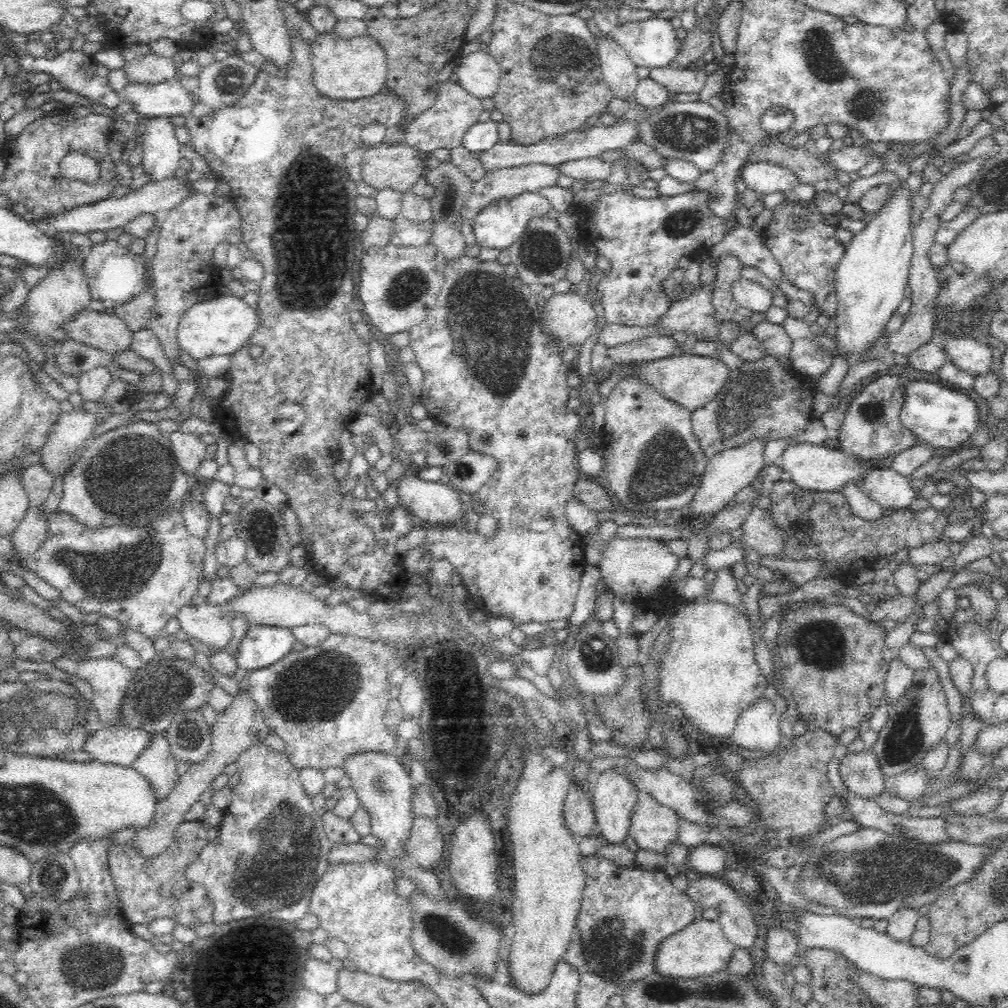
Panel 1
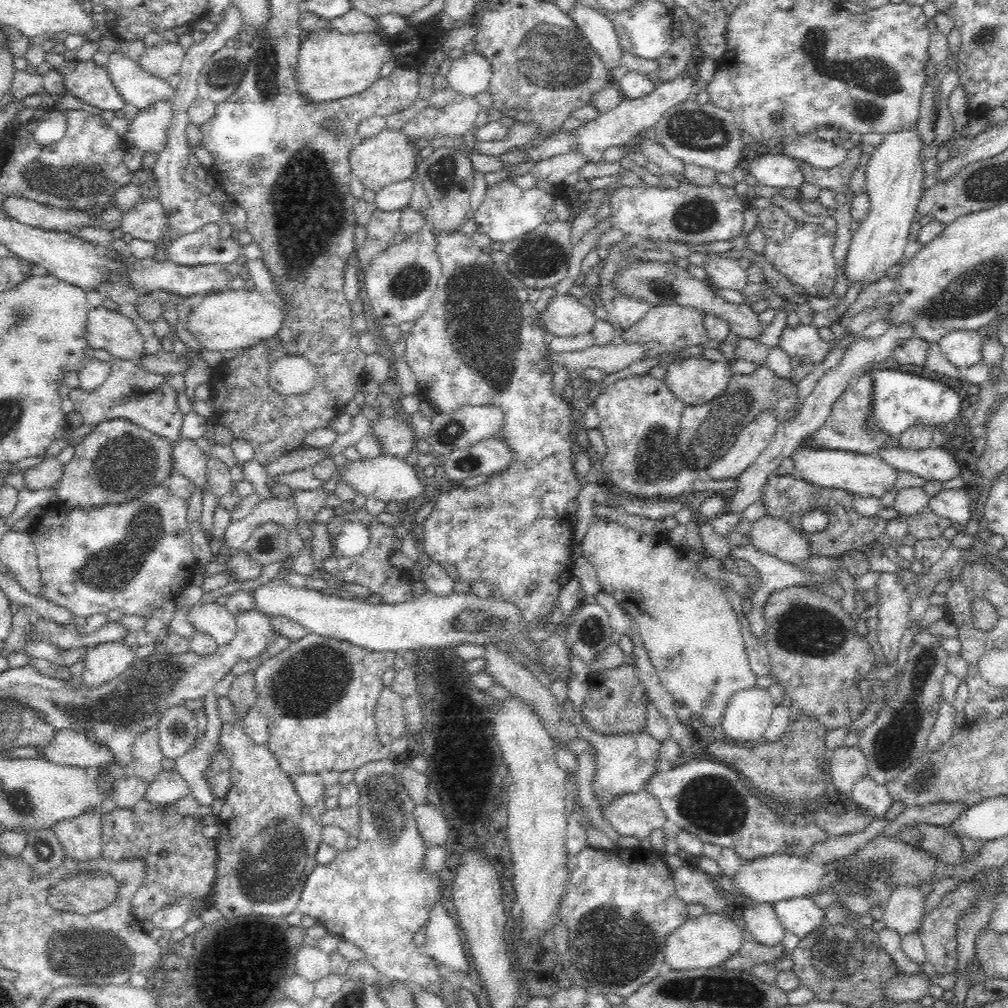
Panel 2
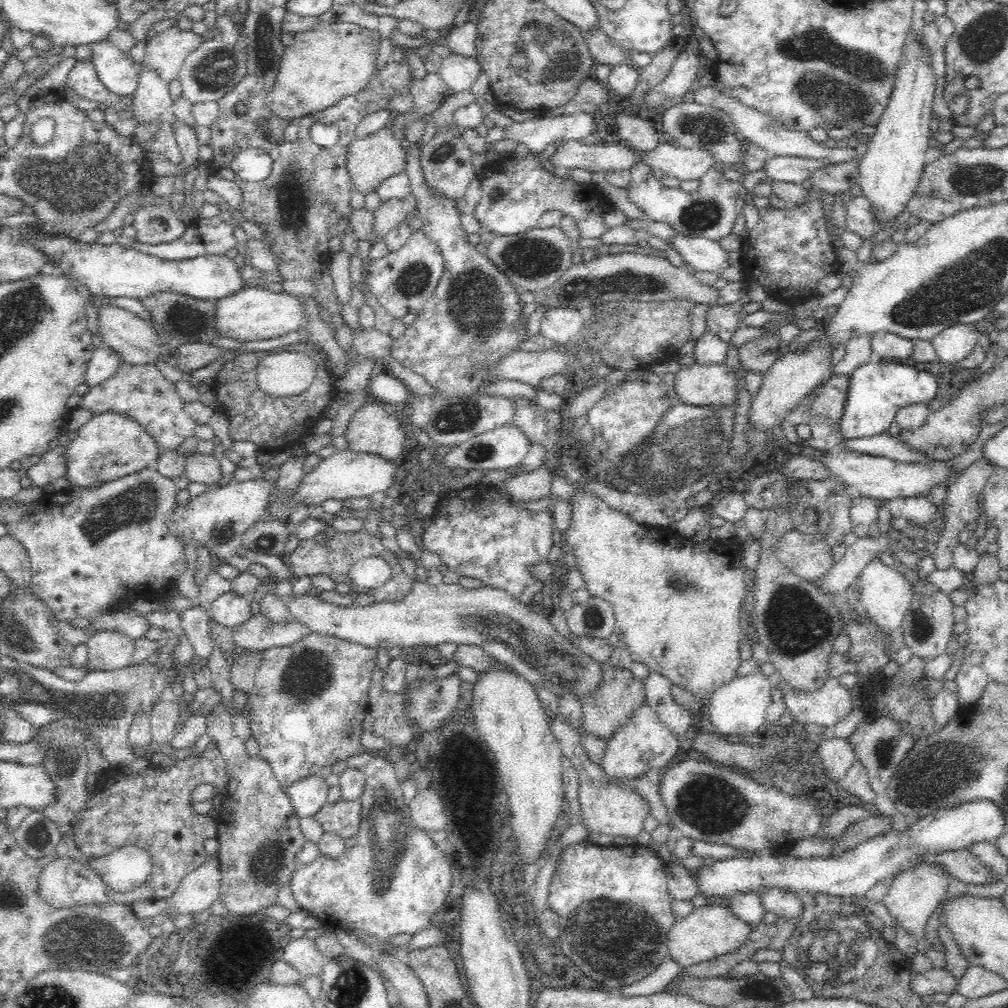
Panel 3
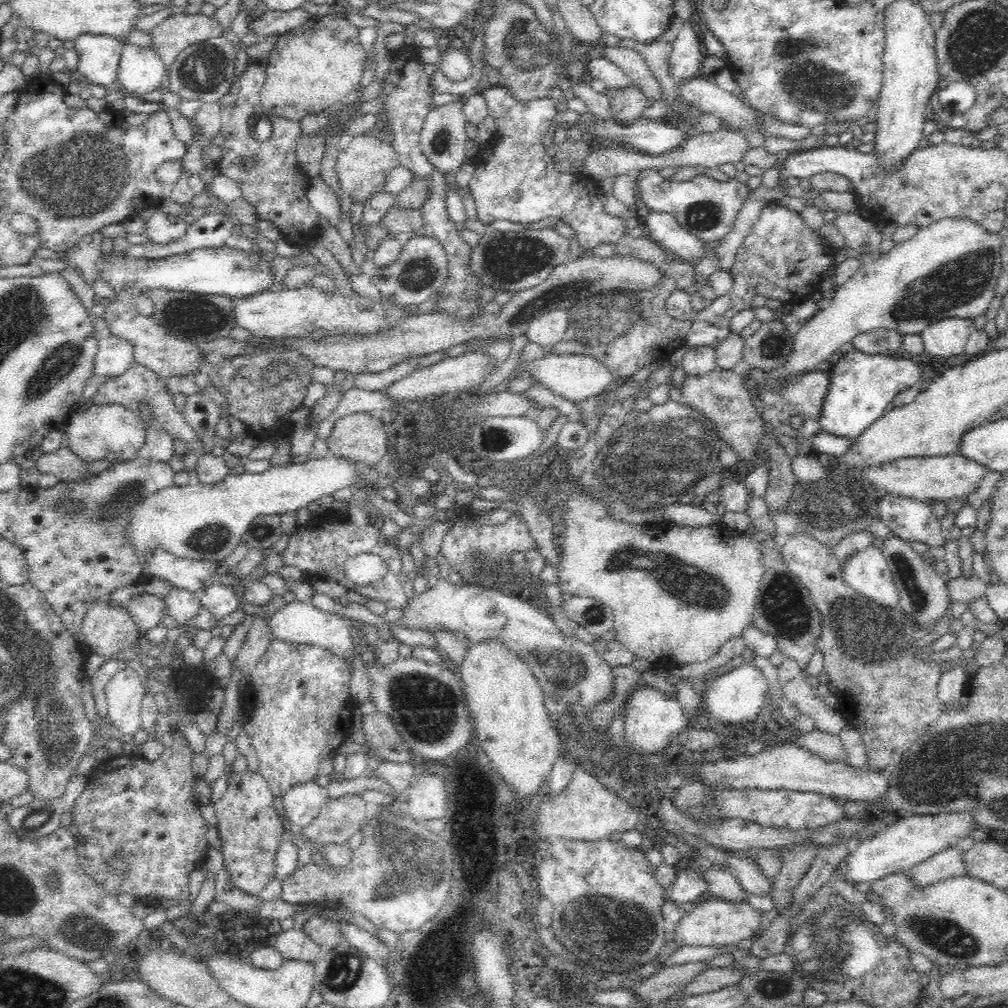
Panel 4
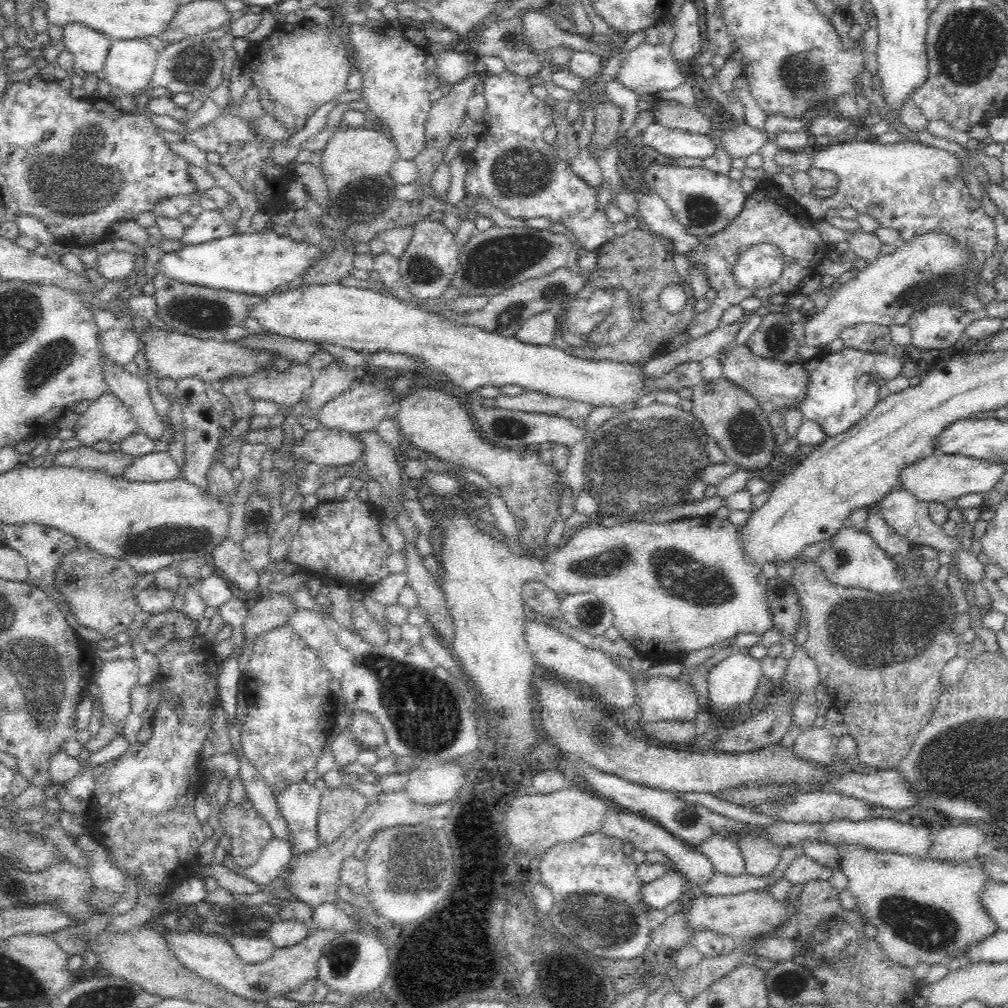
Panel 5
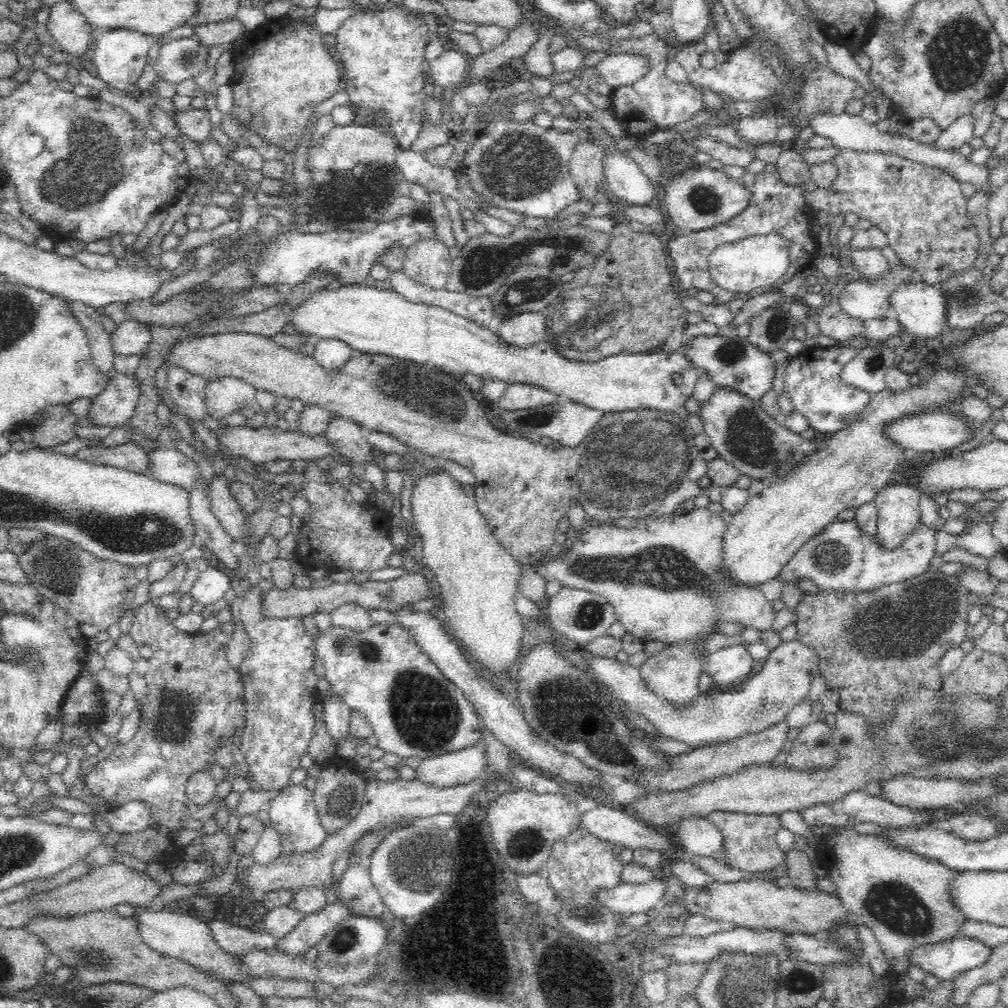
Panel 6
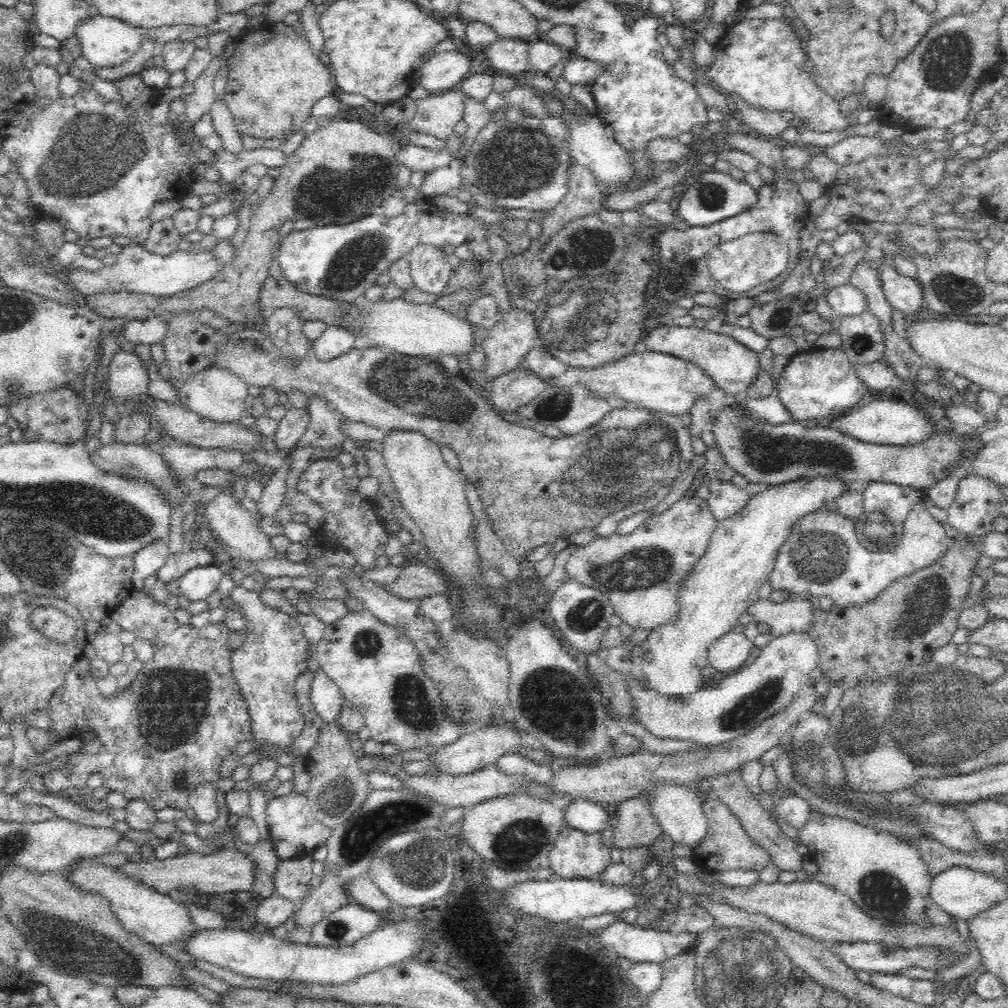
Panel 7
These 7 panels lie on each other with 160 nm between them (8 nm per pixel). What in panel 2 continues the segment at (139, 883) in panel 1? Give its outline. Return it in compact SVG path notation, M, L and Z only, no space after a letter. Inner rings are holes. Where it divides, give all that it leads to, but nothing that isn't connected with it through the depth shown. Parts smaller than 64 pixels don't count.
M146 796L138 800L132 807L115 807L112 811L101 815L101 856L114 861L130 857L144 857L146 859L146 878L138 886L138 890L131 898L133 915L140 921L149 920L149 916L169 905L182 893L192 893L198 898L198 910L190 916L190 919L198 918L199 912L206 906L209 899L211 886L215 876L215 864L217 855L221 852L218 839L209 840L202 835L200 822L195 816L182 816L178 810L174 810L174 802L166 806L166 810L156 808Z

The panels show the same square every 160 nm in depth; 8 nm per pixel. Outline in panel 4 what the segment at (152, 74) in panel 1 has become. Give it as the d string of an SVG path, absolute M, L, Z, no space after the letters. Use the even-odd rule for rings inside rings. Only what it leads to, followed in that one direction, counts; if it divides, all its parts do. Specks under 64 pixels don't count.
M184 11L182 14L170 15L164 22L154 26L150 33L153 41L151 47L168 68L188 46L221 34L221 24L214 15L209 16L205 12L187 14Z

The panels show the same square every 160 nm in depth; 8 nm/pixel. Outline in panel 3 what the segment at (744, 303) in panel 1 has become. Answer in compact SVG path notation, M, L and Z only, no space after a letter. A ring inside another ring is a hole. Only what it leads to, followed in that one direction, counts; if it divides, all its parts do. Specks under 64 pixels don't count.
M676 231L669 242L689 269L714 272L718 274L718 282L721 283L722 272L730 263L727 252L719 242L703 236L684 236Z

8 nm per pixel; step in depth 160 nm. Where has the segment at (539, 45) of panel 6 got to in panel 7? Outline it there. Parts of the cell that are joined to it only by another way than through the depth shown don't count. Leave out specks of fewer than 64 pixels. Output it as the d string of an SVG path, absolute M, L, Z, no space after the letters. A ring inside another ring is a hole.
M498 37L490 44L486 44L479 52L482 52L490 65L492 64L502 75L516 76L530 72L526 42Z

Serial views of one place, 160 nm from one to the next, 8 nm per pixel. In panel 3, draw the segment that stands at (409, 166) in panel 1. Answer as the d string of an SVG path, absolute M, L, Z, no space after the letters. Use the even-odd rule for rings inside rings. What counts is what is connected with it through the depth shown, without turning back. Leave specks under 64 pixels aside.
M390 126L384 127L378 132L367 137L352 141L346 156L346 169L349 174L349 182L353 188L362 194L370 194L393 174L406 170L406 155L404 155L405 140L396 134Z

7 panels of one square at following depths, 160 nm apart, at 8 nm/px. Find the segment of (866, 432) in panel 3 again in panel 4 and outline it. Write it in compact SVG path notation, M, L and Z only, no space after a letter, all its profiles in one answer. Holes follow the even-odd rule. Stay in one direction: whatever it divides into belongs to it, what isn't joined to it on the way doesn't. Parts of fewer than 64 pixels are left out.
M856 350L839 353L828 366L826 375L829 385L821 402L821 413L817 421L822 430L845 439L868 428L888 408L888 404L893 405L893 398L898 391L917 385L923 377L918 363L912 359L869 355Z

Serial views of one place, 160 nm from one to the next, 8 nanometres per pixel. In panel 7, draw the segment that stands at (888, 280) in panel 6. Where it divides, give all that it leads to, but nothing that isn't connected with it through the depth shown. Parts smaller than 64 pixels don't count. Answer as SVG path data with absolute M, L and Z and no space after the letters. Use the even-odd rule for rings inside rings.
M850 284L835 286L826 293L826 303L837 320L866 311L866 297Z

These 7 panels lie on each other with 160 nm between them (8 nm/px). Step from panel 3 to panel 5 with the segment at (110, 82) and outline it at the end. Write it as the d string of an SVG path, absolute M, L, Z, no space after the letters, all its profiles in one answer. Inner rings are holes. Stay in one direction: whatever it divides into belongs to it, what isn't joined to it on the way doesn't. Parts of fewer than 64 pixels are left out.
M80 22L62 26L62 43L72 54L74 65L81 75L96 74L104 70L104 62L110 50L110 40Z

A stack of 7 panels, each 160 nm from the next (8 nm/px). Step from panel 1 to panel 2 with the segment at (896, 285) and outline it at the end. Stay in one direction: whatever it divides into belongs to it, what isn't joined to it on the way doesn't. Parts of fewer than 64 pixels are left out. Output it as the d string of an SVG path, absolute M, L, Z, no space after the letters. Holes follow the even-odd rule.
M914 126L884 133L882 142L876 148L869 149L870 160L868 160L866 170L864 170L864 174L866 174L864 176L866 178L864 187L868 193L871 207L857 230L853 232L851 244L845 258L844 275L846 280L848 280L849 286L852 286L854 282L860 282L862 284L860 290L863 290L868 283L887 275L888 270L894 270L896 261L901 259L909 240L908 233L916 213L916 205L922 194L922 180L924 180L922 150L924 148L926 146L922 144L922 138L920 138L920 134L918 134L918 130Z

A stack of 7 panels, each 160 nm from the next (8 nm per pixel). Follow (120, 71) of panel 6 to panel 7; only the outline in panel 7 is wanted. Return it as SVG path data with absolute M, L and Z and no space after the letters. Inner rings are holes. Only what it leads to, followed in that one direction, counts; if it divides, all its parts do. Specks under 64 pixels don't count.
M86 16L82 18L76 29L74 29L74 38L80 44L80 52L90 64L100 68L114 68L128 61L141 47L142 29L126 24L119 18L110 16Z

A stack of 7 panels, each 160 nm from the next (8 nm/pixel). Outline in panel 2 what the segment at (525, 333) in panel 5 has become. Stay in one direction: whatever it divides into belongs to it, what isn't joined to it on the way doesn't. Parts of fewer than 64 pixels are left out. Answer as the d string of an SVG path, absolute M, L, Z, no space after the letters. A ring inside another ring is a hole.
M568 294L556 296L539 314L540 323L553 337L574 337L590 333L595 319L590 308Z

